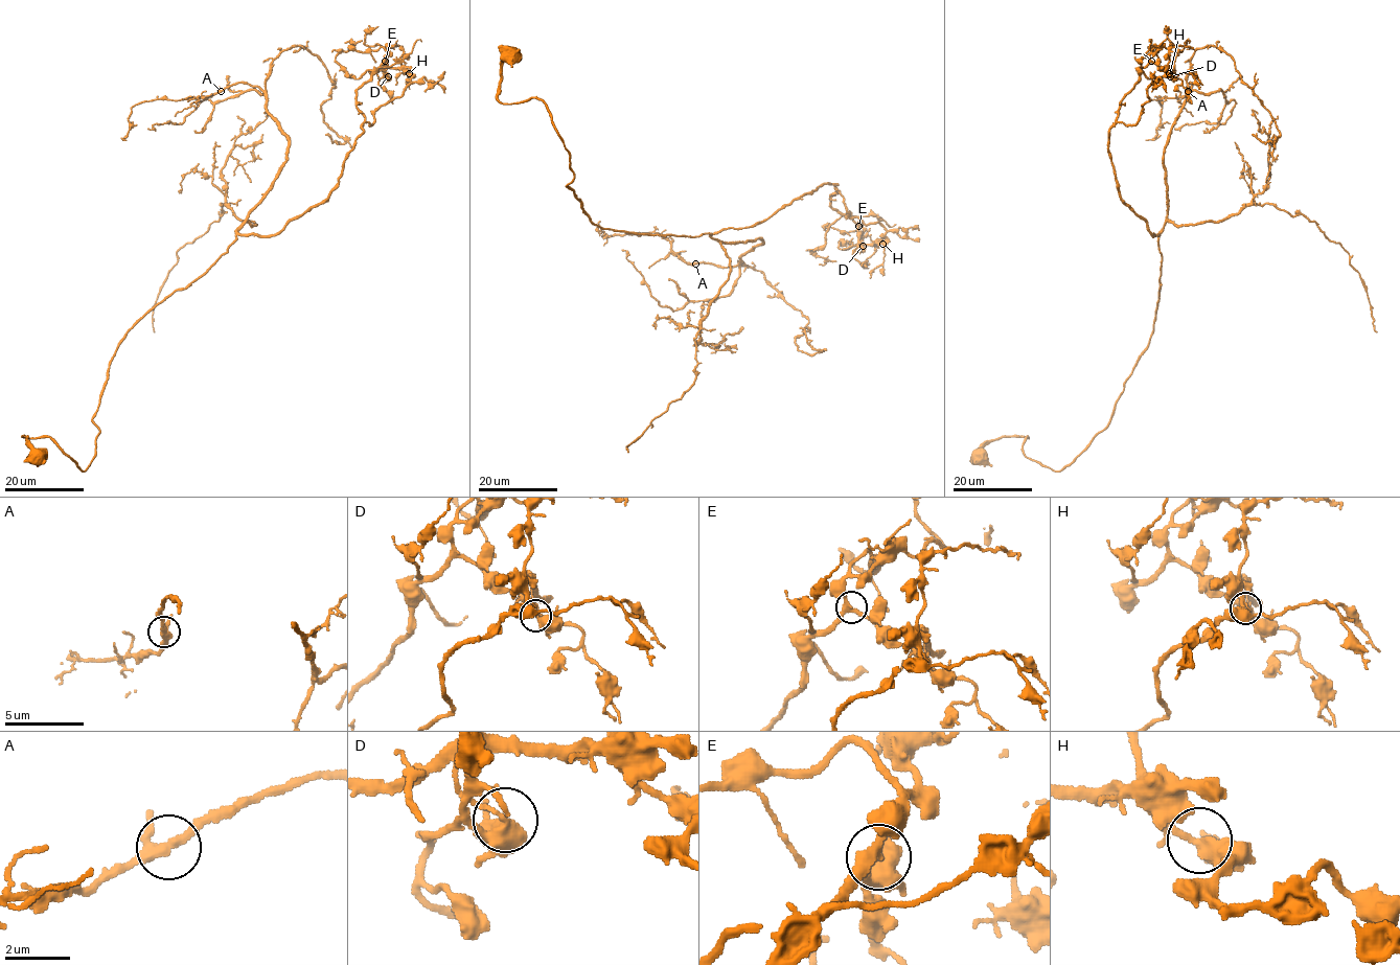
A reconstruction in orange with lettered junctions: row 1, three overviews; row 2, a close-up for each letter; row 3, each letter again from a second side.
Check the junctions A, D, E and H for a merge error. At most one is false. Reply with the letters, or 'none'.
D

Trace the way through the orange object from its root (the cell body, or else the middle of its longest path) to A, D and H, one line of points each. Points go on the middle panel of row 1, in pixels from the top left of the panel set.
A: (512, 54), (498, 99), (546, 105), (569, 155), (567, 185), (594, 224), (762, 242), (733, 266), (694, 263)
D: (512, 54), (498, 99), (546, 105), (594, 224), (717, 233), (835, 183), (830, 204), (863, 245)
H: (512, 54), (498, 99), (546, 105), (594, 224), (717, 233), (835, 183), (882, 244)

